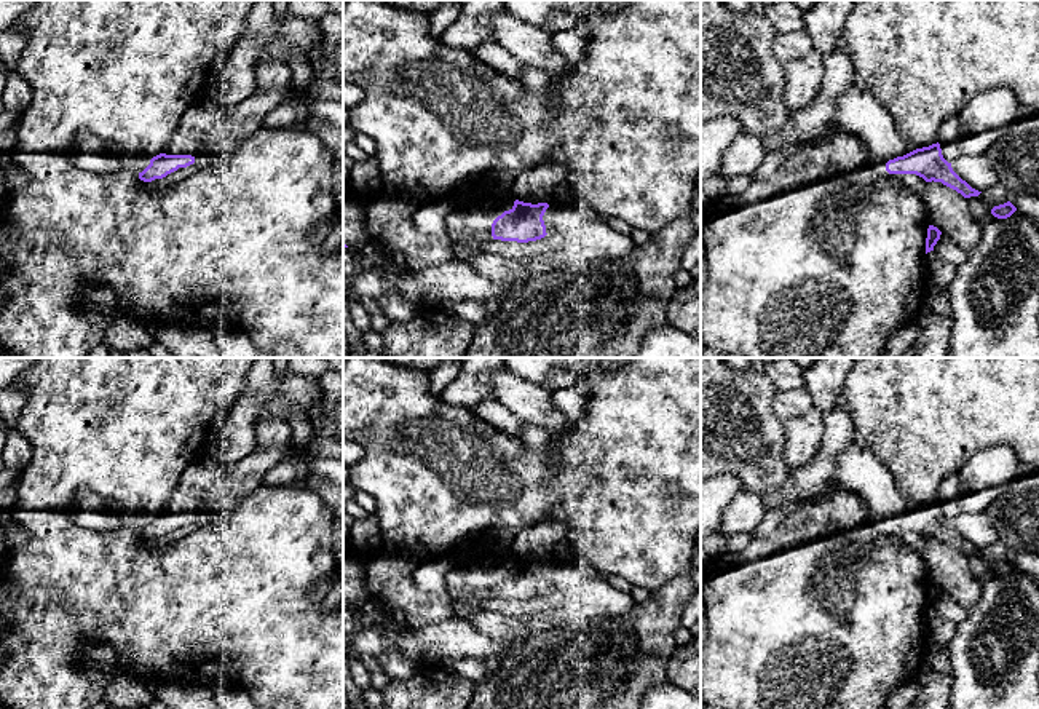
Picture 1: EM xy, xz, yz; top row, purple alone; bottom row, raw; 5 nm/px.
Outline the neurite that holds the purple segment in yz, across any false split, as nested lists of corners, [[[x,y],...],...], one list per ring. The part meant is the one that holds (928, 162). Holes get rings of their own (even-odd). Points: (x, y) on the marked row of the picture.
[[[849,86],[836,101],[835,115],[825,131],[841,129],[860,137],[875,163],[886,163],[889,174],[916,174],[926,182],[942,182],[964,198],[978,196],[951,168],[940,144],[916,149],[899,131],[891,112],[867,89]]]

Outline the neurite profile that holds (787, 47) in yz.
[[[804,29],[788,34],[777,32],[771,45],[774,56],[782,65],[801,59],[814,51],[814,42]]]

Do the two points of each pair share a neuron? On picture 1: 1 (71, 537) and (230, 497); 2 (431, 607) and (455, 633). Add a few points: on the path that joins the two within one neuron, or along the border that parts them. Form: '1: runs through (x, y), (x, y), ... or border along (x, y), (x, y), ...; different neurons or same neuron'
1: border along (254, 491), (232, 511), (224, 514); different neurons
2: border along (458, 617), (407, 629); different neurons

